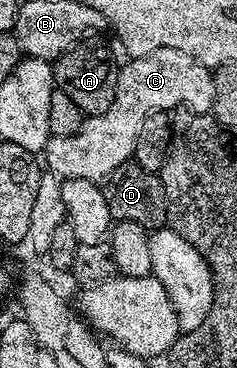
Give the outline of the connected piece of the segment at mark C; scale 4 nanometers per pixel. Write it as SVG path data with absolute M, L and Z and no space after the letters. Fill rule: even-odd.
M161 48L160 50L154 50L149 52L145 56L140 58L131 58L127 60L127 63L122 63L121 69L118 71L116 80L115 80L115 95L113 96L113 104L109 104L109 108L105 108L105 112L100 114L93 114L87 117L84 117L81 128L77 128L77 132L73 132L73 136L52 136L48 138L47 144L45 147L45 155L47 154L47 162L45 158L45 166L50 173L57 175L61 180L66 180L69 178L80 178L81 180L89 180L90 182L99 184L104 180L111 177L111 173L117 169L118 166L124 166L126 162L132 161L133 155L135 153L135 145L137 144L137 136L141 132L141 124L145 124L145 120L149 116L154 114L161 114L164 112L170 112L177 110L183 107L186 107L188 110L197 112L198 114L206 114L211 109L213 104L213 73L208 67L202 66L196 58L189 56L185 52L181 52L177 48Z

